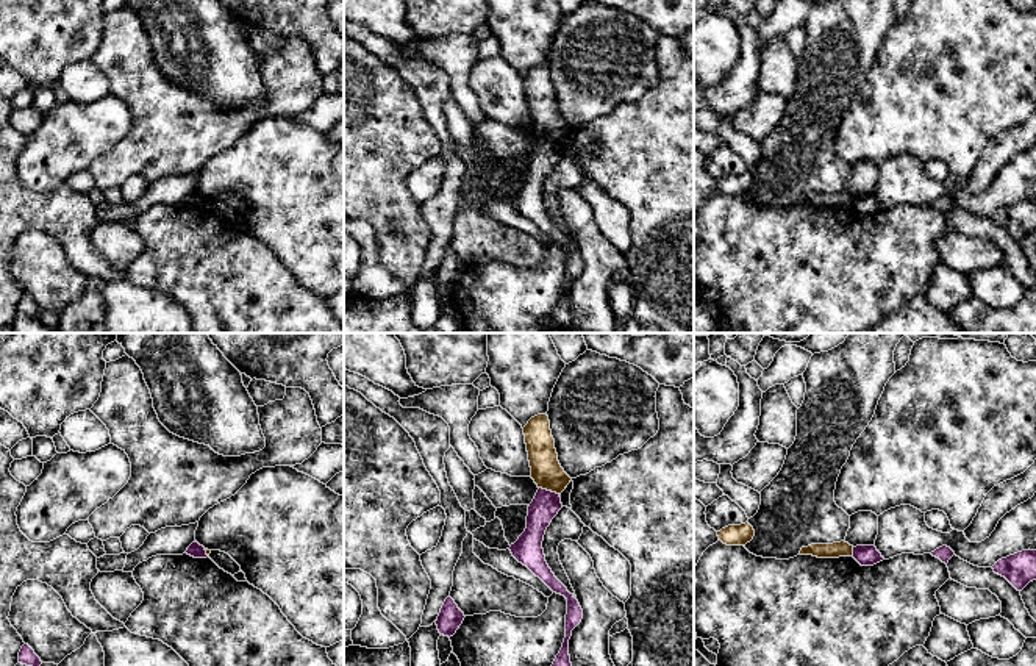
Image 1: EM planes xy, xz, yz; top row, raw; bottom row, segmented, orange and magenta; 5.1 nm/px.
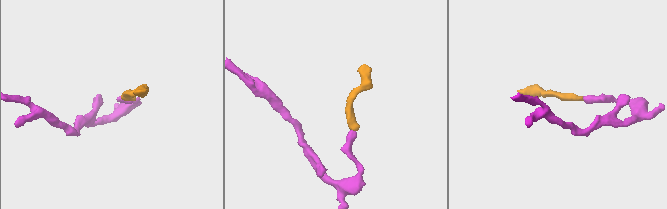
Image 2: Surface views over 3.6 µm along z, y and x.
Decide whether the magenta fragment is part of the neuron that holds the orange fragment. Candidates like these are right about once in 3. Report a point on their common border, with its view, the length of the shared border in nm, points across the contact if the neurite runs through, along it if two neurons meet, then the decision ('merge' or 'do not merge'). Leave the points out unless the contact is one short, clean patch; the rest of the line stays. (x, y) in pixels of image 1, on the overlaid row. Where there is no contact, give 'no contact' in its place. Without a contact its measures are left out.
meets orange in xz at (549, 490); contact 110 nm long; runs through xz (546, 471), (549, 490), (546, 504); merge

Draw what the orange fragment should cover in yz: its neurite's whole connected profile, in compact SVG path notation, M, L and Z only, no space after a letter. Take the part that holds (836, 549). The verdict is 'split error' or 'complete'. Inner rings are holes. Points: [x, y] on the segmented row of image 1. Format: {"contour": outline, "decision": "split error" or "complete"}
{"contour": "M845 541L833 544L811 544L808 547L802 547L800 555L813 555L817 558L853 557L861 566L873 566L884 560L875 546L853 547Z", "decision": "split error"}

